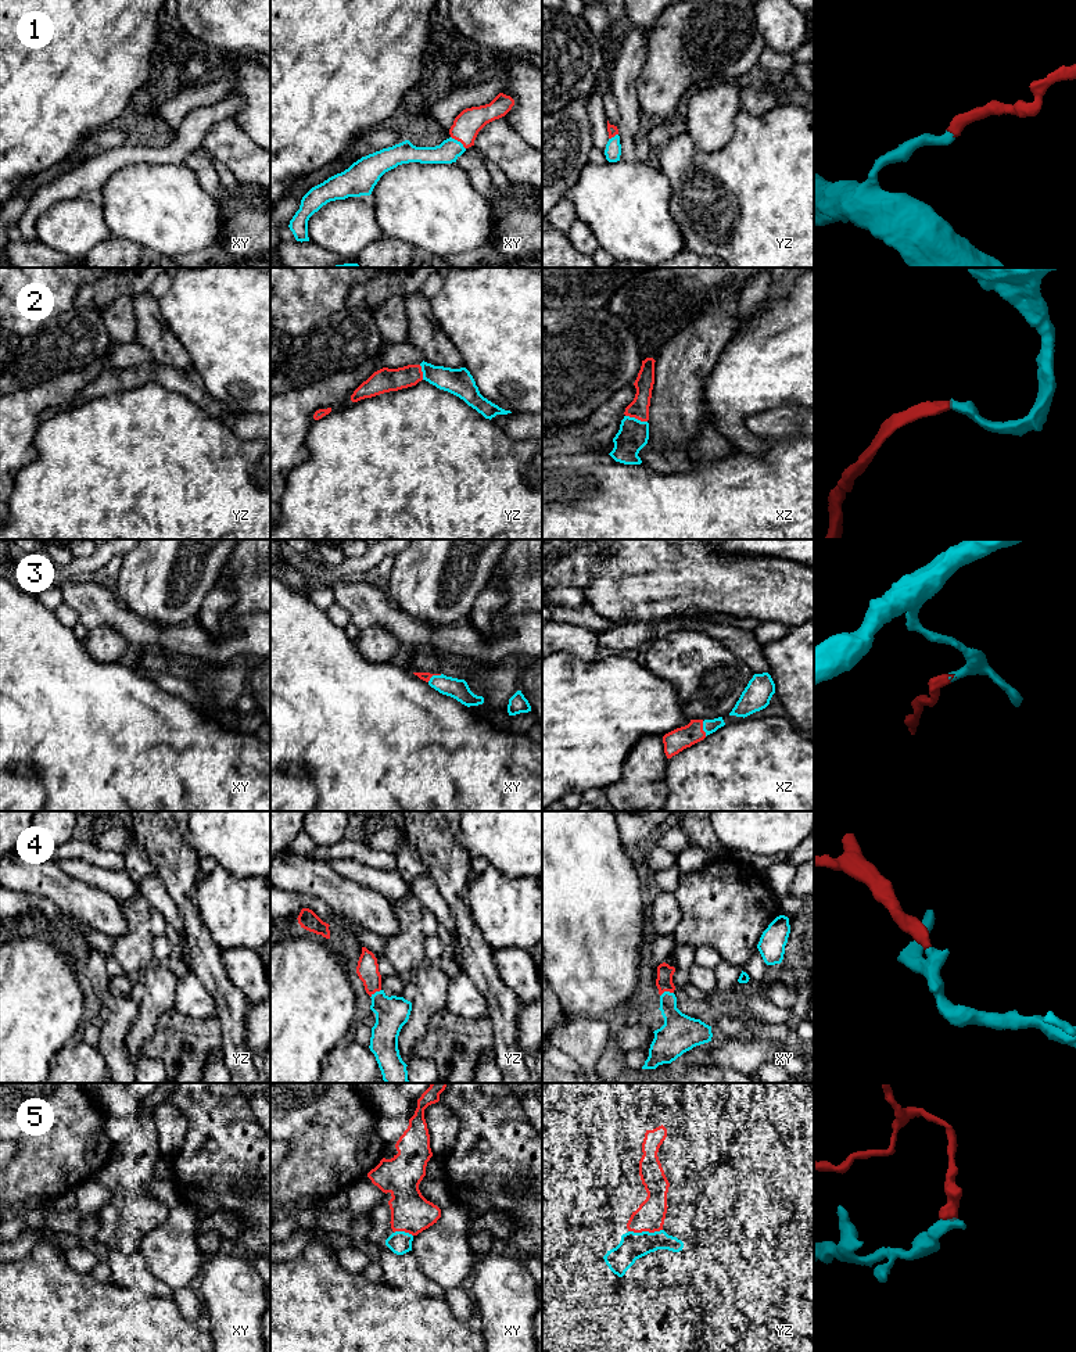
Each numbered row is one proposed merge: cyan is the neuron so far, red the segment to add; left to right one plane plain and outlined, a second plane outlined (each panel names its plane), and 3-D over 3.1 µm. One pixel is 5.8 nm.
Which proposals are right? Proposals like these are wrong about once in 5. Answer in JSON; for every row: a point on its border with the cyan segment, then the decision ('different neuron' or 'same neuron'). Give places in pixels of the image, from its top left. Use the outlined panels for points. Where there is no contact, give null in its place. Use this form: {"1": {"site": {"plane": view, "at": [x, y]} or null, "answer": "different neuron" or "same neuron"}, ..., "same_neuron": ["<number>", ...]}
{"1": {"site": {"plane": "xy", "at": [459, 142]}, "answer": "same neuron"}, "2": {"site": {"plane": "xz", "at": [637, 419]}, "answer": "same neuron"}, "3": {"site": {"plane": "xy", "at": [434, 676]}, "answer": "same neuron"}, "4": {"site": {"plane": "xy", "at": [666, 992]}, "answer": "same neuron"}, "5": {"site": {"plane": "yz", "at": [645, 1232]}, "answer": "same neuron"}, "same_neuron": ["1", "2", "3", "4", "5"]}

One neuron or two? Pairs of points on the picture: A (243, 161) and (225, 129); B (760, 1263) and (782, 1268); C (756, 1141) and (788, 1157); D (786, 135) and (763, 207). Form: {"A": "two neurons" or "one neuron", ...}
{"A": "one neuron", "B": "two neurons", "C": "one neuron", "D": "one neuron"}

